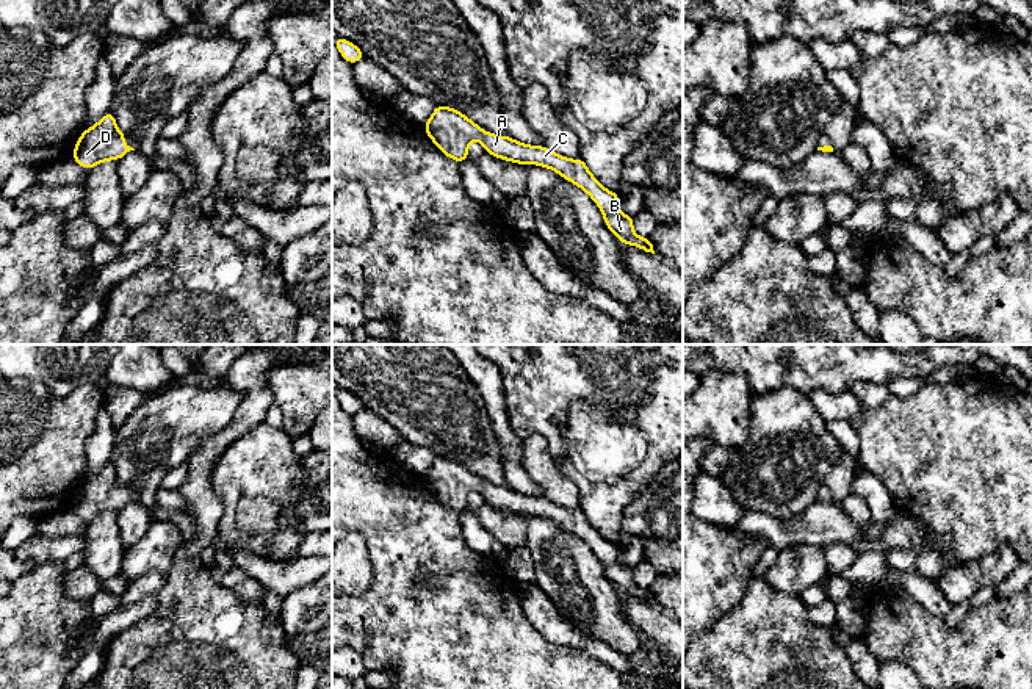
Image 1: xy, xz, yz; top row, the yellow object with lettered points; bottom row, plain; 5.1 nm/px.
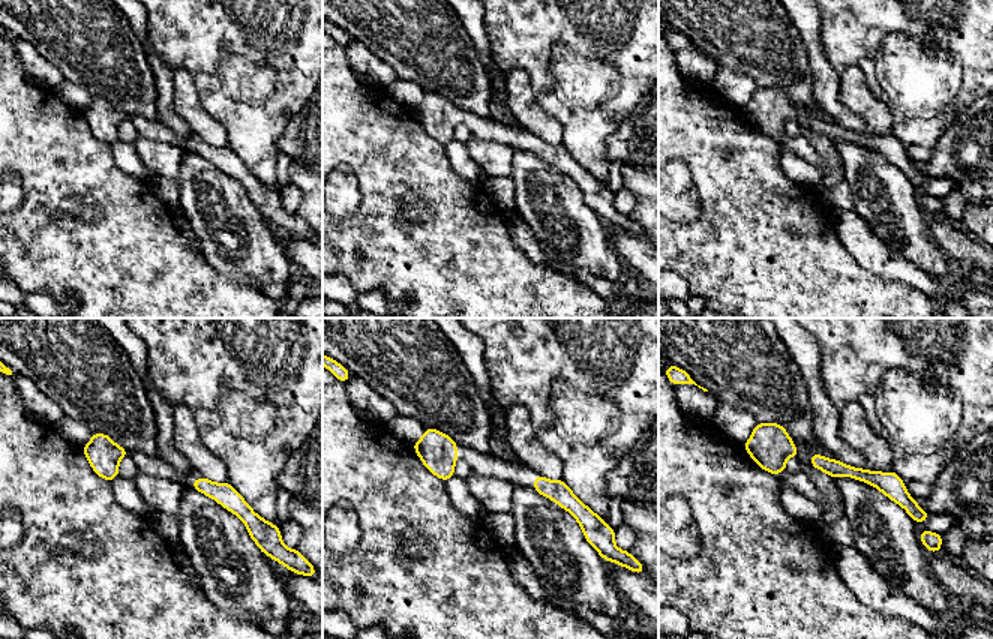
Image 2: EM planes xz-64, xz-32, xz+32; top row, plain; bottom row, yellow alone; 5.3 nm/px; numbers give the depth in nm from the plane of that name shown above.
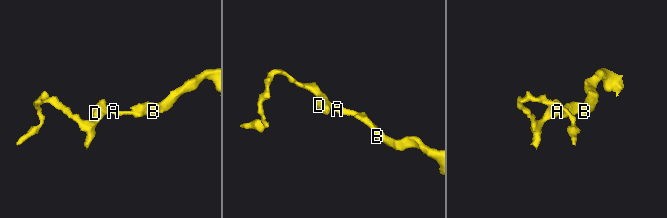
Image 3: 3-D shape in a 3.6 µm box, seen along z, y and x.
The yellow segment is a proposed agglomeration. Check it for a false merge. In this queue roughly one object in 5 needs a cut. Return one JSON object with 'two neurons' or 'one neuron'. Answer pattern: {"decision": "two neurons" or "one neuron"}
{"decision": "one neuron"}

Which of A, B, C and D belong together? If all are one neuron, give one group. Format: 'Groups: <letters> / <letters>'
Groups: A B C D

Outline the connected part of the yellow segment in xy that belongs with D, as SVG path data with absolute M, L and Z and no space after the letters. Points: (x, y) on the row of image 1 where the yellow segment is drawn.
M108 111L96 125L85 130L75 142L74 160L85 169L102 161L119 160L135 150L122 141L127 136L117 128L114 116Z

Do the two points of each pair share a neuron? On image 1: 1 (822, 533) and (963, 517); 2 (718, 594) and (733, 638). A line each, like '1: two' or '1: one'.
1: two
2: two

